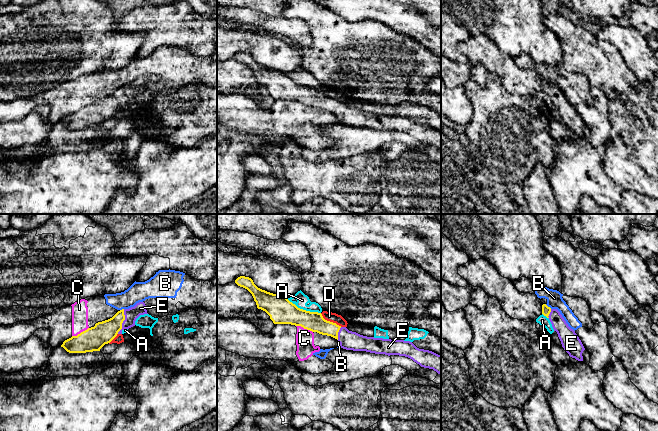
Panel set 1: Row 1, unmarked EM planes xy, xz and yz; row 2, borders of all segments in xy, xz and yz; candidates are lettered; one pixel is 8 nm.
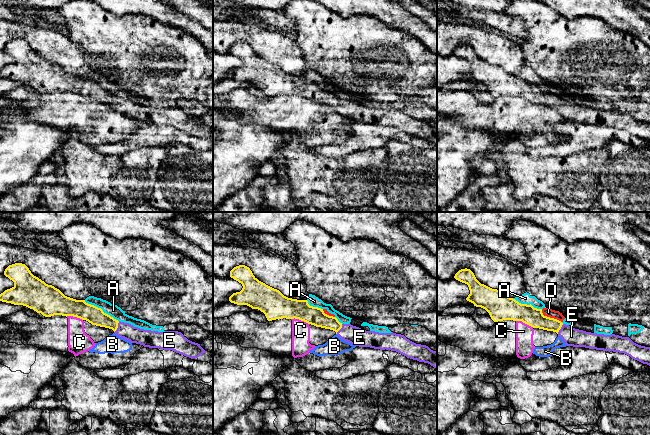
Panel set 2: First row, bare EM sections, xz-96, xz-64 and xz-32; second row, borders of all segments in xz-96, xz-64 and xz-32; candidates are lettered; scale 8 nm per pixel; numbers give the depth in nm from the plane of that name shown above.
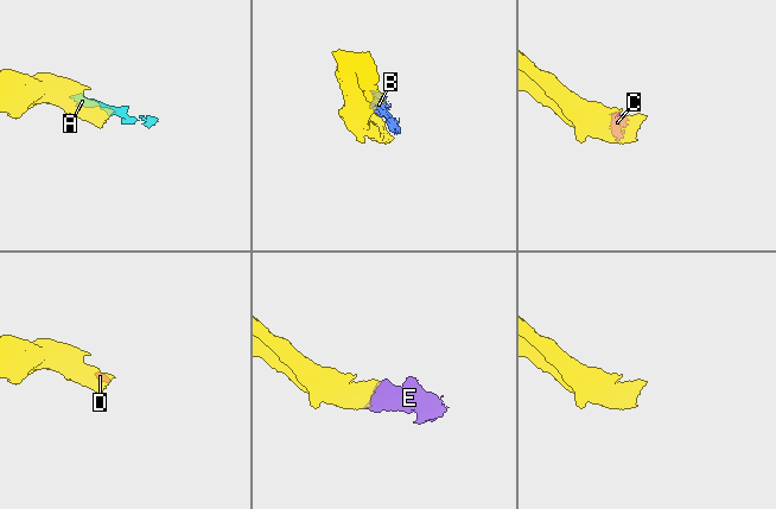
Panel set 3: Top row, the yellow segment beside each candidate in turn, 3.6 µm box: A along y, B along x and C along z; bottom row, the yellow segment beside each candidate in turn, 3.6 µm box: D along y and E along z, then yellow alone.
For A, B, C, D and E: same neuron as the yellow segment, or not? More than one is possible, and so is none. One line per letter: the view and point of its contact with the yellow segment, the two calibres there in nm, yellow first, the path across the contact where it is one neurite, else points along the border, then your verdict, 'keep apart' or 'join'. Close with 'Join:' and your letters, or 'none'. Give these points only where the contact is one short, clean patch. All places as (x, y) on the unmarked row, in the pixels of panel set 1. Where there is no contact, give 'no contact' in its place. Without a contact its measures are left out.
A: meets yellow in xz at (302, 85); 200 nm thick on the yellow side, 100 nm on the other; keep apart
B: meets yellow in yz at (547, 82); 70 nm thick on the yellow side, 130 nm on the other; border along yz (545, 80), (551, 84); keep apart
C: meets yellow in xy at (81, 108); 190 nm thick on the yellow side, 130 nm on the other; border along xy (88, 103), (72, 112); keep apart
D: meets yellow in xz at (329, 97); 160 nm thick on the yellow side, 80 nm on the other; border along xz (320, 89), (325, 95), (341, 102); keep apart
E: meets yellow in xy at (123, 96); 180 nm thick on the yellow side, 110 nm on the other; runs through xy (104, 108), (123, 96), (131, 90); join
Join: E

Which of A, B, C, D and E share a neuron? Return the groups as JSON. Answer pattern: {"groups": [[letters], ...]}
{"groups": [["A", "D"], ["B", "C"], ["E"]]}

